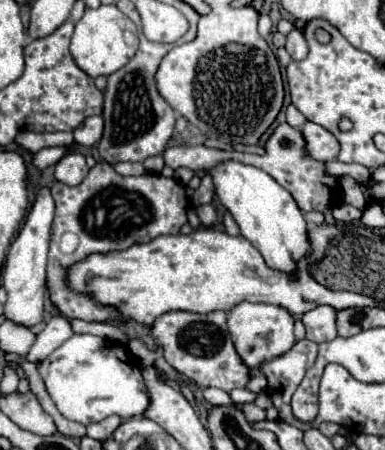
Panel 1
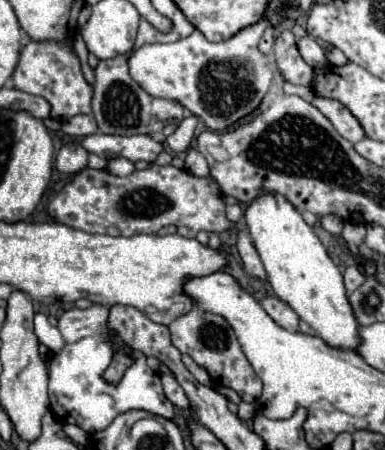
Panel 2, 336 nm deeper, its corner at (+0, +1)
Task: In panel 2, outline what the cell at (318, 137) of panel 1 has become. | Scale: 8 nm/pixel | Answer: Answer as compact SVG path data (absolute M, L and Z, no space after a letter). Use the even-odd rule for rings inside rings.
M314 98L312 106L318 108L330 122L332 126L338 130L338 134L346 140L350 140L352 144L360 142L364 138L364 130L360 128L358 120L336 100L324 100L324 98Z

